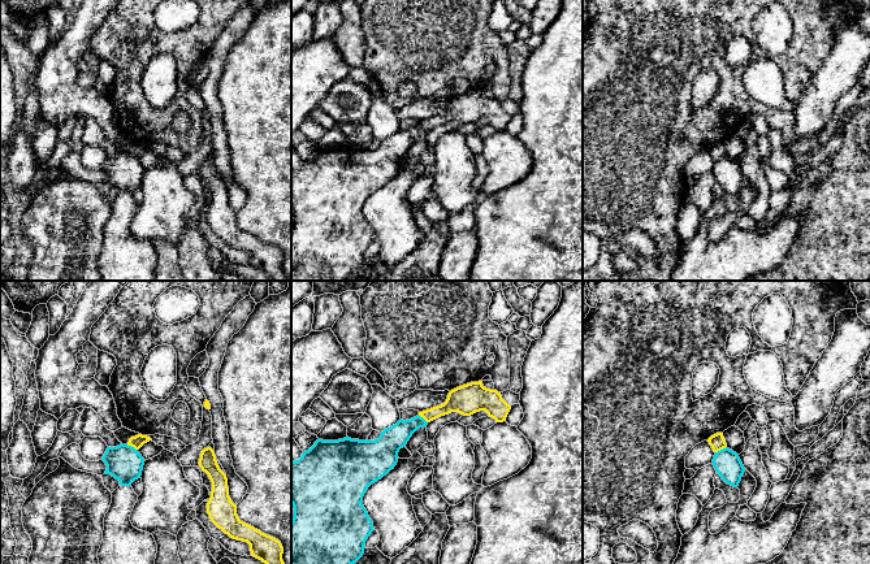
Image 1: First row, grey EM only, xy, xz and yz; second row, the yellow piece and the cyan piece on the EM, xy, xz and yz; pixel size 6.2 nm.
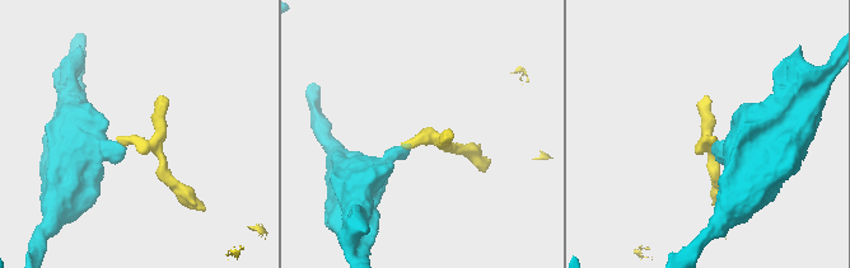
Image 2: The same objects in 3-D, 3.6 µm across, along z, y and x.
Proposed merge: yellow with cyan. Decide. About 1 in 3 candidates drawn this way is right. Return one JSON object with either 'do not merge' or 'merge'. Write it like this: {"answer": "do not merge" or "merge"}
{"answer": "do not merge"}

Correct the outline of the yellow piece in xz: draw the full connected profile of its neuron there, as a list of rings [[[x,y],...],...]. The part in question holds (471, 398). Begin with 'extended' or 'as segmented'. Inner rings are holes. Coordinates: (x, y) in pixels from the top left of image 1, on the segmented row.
as segmented | [[[479,381],[451,390],[443,404],[419,412],[419,416],[430,422],[451,412],[471,416],[485,411],[495,422],[503,422],[510,409],[511,405],[502,399],[501,392],[484,387],[482,381]]]

